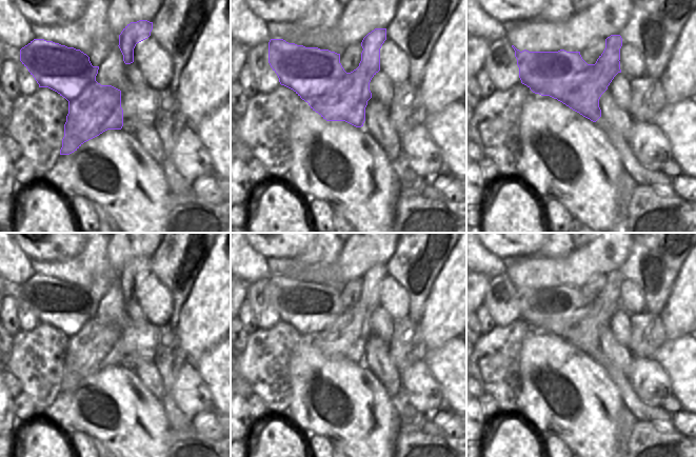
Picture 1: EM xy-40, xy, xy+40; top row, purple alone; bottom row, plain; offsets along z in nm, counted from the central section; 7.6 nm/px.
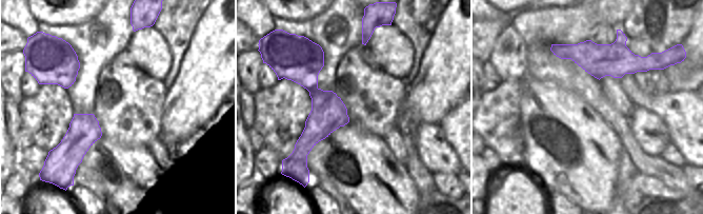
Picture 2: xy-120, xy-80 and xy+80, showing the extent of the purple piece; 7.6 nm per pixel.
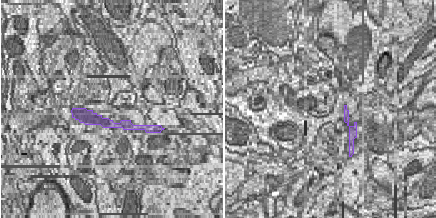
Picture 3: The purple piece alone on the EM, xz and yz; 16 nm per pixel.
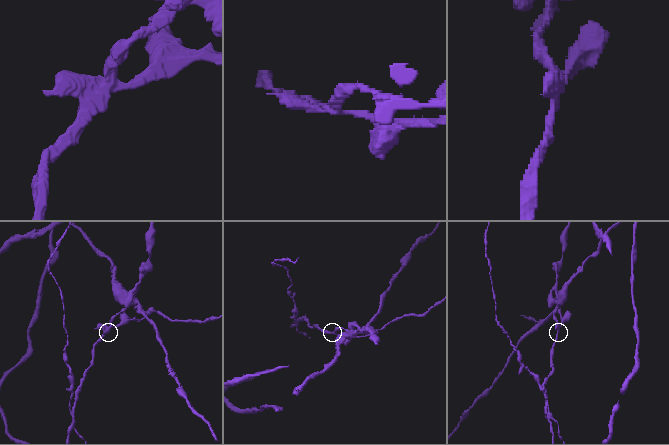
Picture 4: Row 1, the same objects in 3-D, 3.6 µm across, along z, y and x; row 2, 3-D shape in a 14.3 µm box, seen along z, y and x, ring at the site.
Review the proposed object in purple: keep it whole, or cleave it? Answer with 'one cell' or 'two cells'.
two cells

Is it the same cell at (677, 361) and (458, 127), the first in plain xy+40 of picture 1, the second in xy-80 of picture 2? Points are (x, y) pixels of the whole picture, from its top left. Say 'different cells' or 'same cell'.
same cell

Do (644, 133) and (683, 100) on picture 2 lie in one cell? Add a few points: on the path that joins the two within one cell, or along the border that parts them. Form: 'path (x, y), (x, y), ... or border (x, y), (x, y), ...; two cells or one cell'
border (639, 106), (653, 112), (664, 123), (669, 142); two cells

